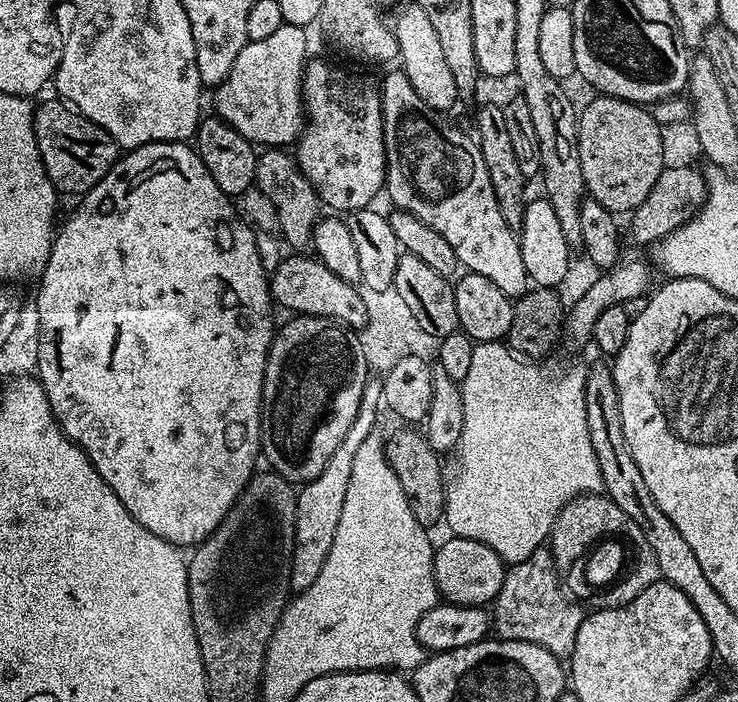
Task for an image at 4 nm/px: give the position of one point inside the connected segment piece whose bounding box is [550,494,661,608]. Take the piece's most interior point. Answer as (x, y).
(587, 517)

